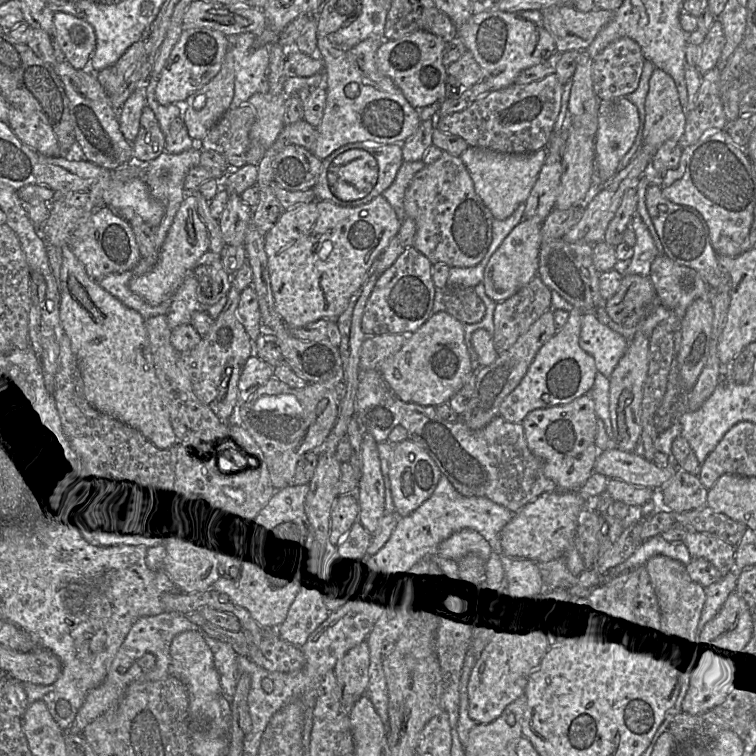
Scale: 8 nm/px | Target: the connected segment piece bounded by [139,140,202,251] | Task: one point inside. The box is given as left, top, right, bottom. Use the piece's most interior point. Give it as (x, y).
(164, 176)

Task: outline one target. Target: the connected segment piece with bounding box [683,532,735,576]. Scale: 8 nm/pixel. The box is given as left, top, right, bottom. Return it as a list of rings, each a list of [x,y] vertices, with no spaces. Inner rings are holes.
[[[686,532],[683,540],[692,558],[705,558],[723,576],[735,568],[735,547],[707,532]]]

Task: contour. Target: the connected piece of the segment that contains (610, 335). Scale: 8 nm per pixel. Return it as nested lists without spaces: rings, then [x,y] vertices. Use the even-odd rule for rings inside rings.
[[[582,313],[579,345],[593,356],[597,371],[608,379],[624,355],[628,343],[622,335],[601,323],[594,314]]]

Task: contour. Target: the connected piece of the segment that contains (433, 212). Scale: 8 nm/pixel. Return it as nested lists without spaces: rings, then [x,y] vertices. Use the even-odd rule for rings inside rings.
[[[447,152],[414,175],[405,191],[404,210],[406,217],[413,219],[416,224],[413,247],[433,265],[475,266],[483,259],[492,241],[492,213],[476,194],[460,157]]]

